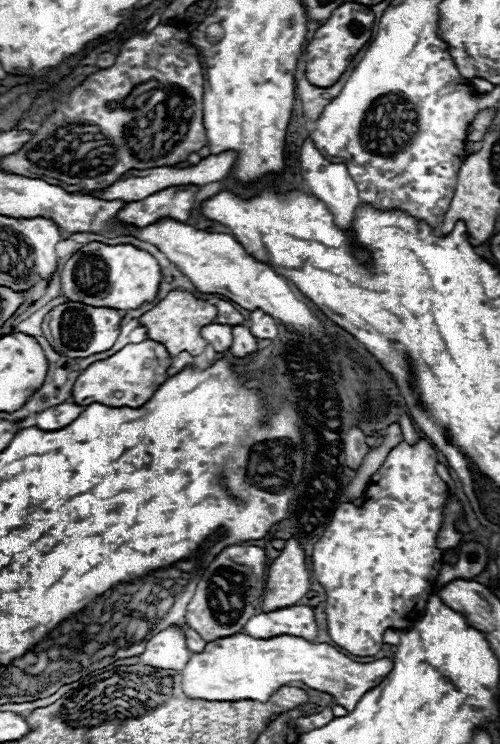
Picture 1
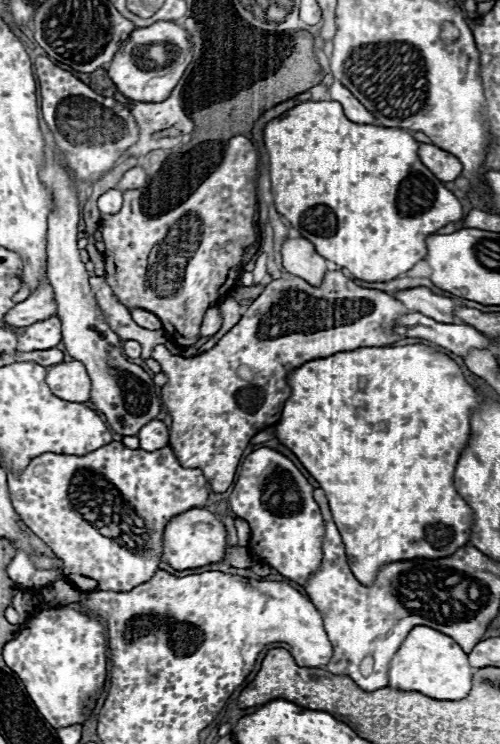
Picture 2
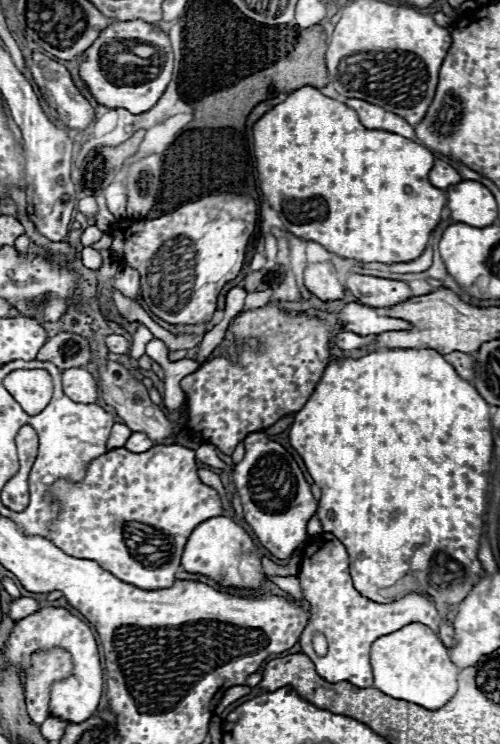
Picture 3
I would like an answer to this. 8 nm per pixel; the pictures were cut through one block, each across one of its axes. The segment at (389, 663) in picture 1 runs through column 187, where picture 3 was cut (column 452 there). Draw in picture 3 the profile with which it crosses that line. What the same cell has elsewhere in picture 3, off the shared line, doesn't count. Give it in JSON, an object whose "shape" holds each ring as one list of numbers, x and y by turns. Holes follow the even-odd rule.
{"shape":[[414,622,392,634,380,636,370,648,370,666,374,674,374,688,390,698,420,704,428,710,442,708,456,692,456,676,460,668,450,662,448,648,438,634,428,626]]}

